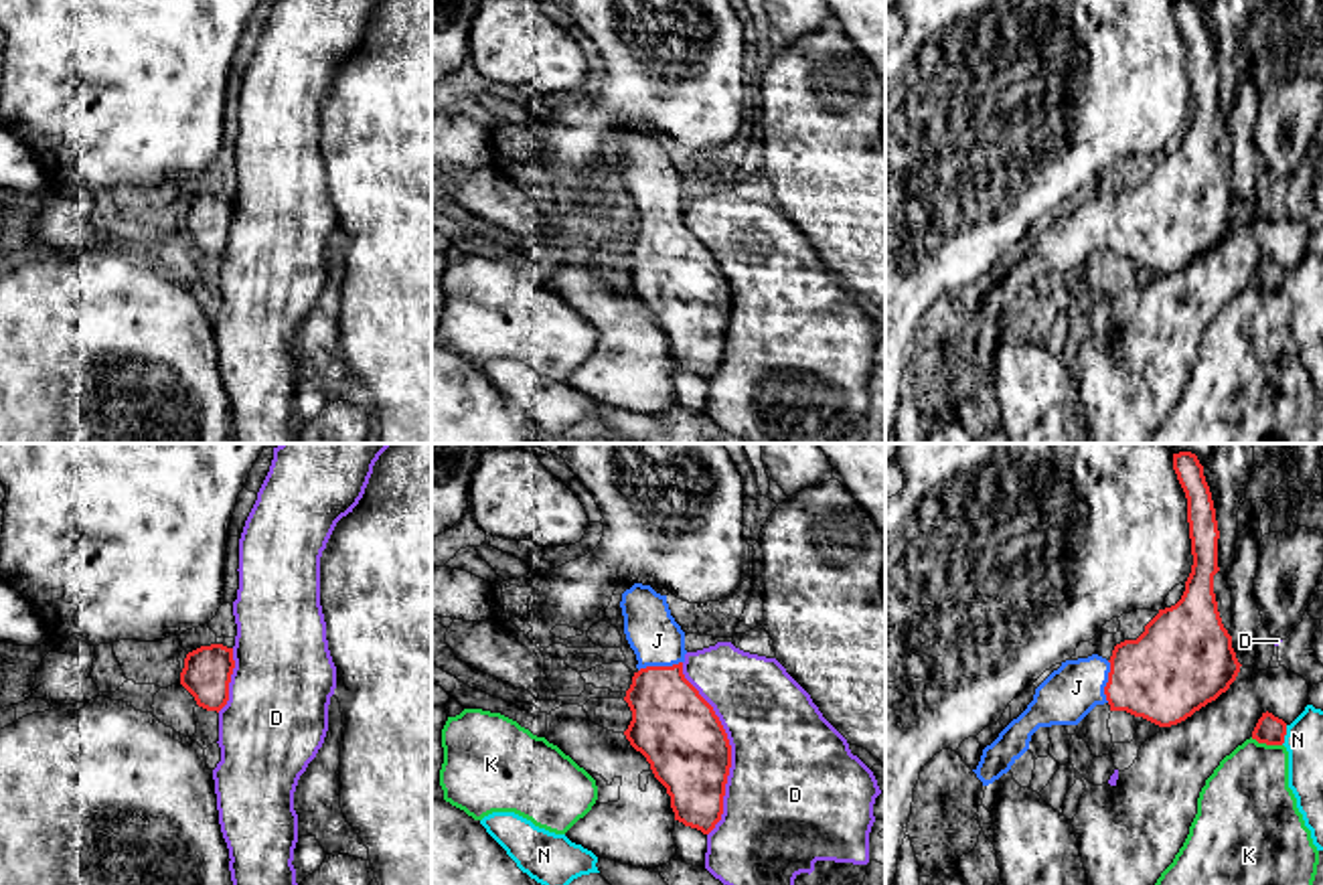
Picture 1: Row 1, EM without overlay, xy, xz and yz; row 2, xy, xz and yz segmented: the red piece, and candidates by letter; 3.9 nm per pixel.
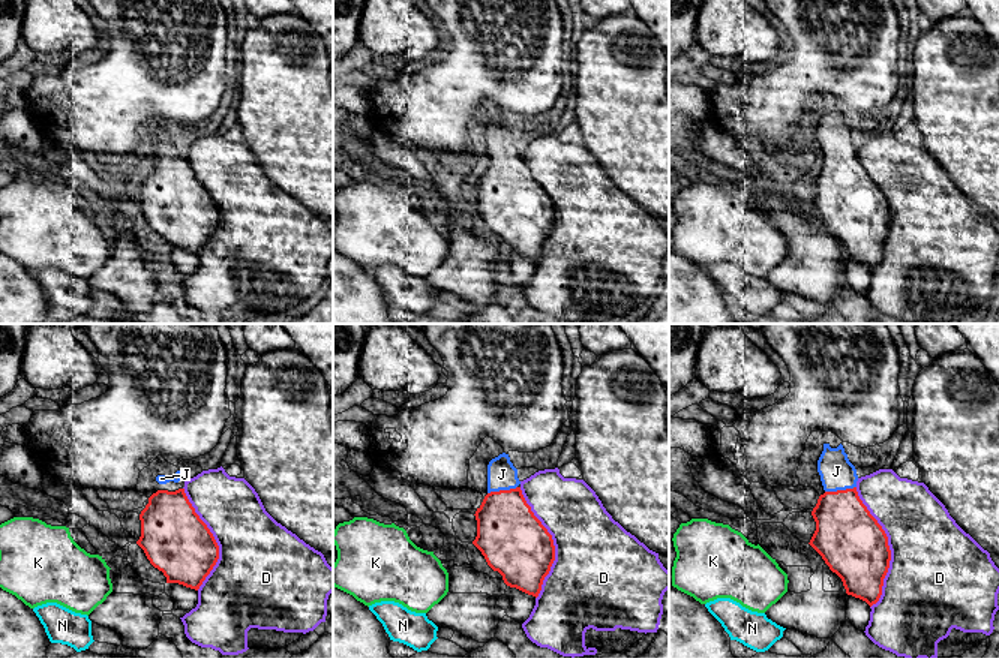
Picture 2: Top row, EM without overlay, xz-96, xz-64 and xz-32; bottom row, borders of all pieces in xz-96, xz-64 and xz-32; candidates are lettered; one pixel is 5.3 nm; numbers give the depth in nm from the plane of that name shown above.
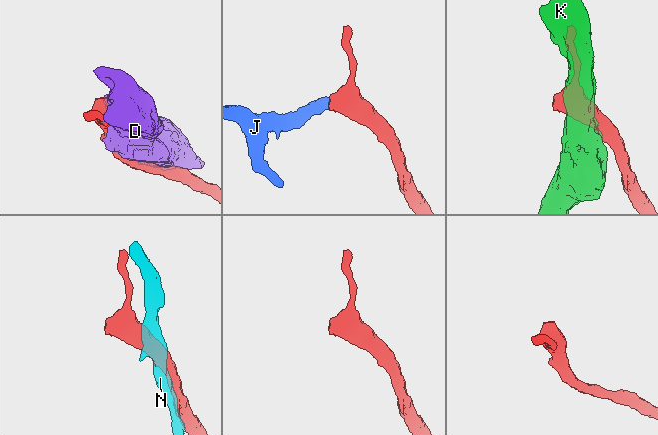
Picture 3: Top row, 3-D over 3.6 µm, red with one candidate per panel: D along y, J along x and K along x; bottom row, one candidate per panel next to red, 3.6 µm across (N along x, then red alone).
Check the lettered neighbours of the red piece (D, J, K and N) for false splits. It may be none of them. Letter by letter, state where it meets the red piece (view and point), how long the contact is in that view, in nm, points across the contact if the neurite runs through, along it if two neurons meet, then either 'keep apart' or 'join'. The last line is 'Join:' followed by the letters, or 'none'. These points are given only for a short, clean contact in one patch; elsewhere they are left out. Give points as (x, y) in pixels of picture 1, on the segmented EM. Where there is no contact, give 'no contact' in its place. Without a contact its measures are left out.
D: meets red in xz at (730, 750); contact 700 nm long; keep apart
J: meets red in xz at (659, 667); contact 180 nm long; runs through xz (673, 726), (659, 697), (659, 667), (657, 640); join
K: meets red in yz at (1267, 744); contact 130 nm long; keep apart
N: meets red in yz at (1285, 734); contact 80 nm long; keep apart
Join: J

